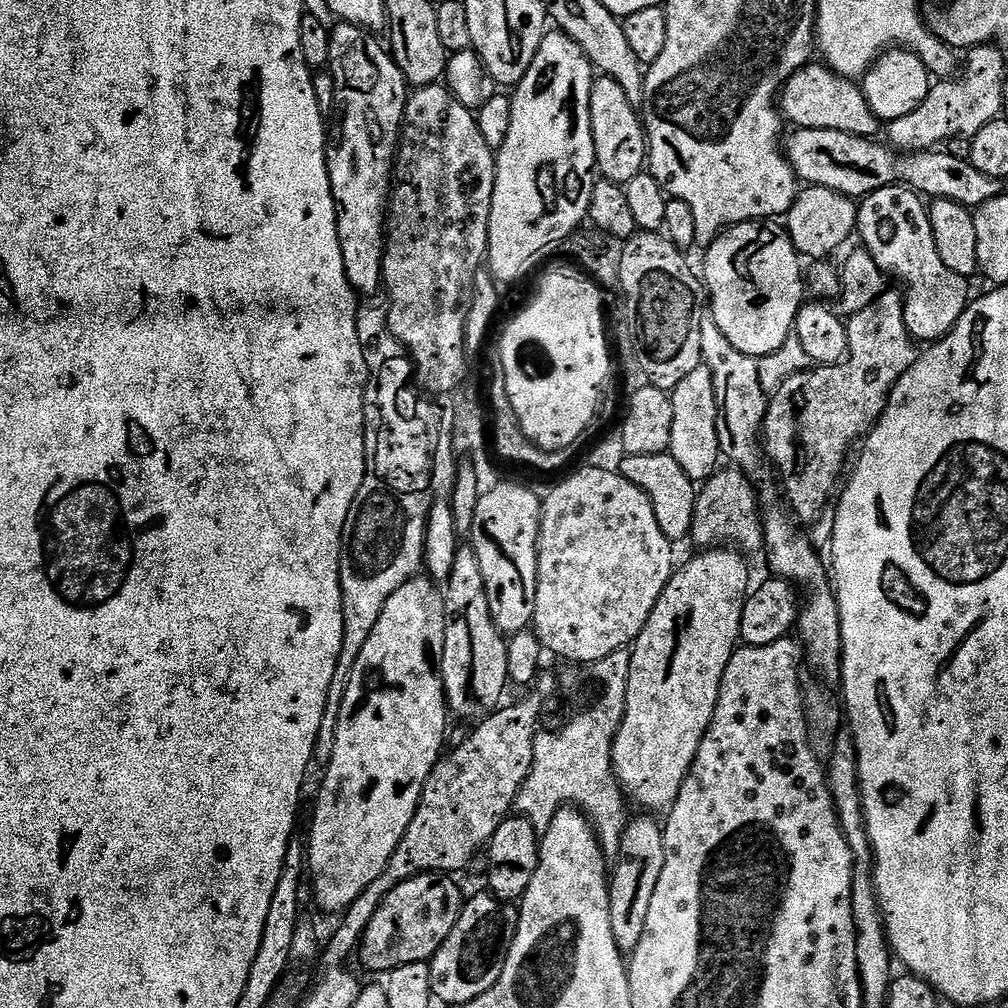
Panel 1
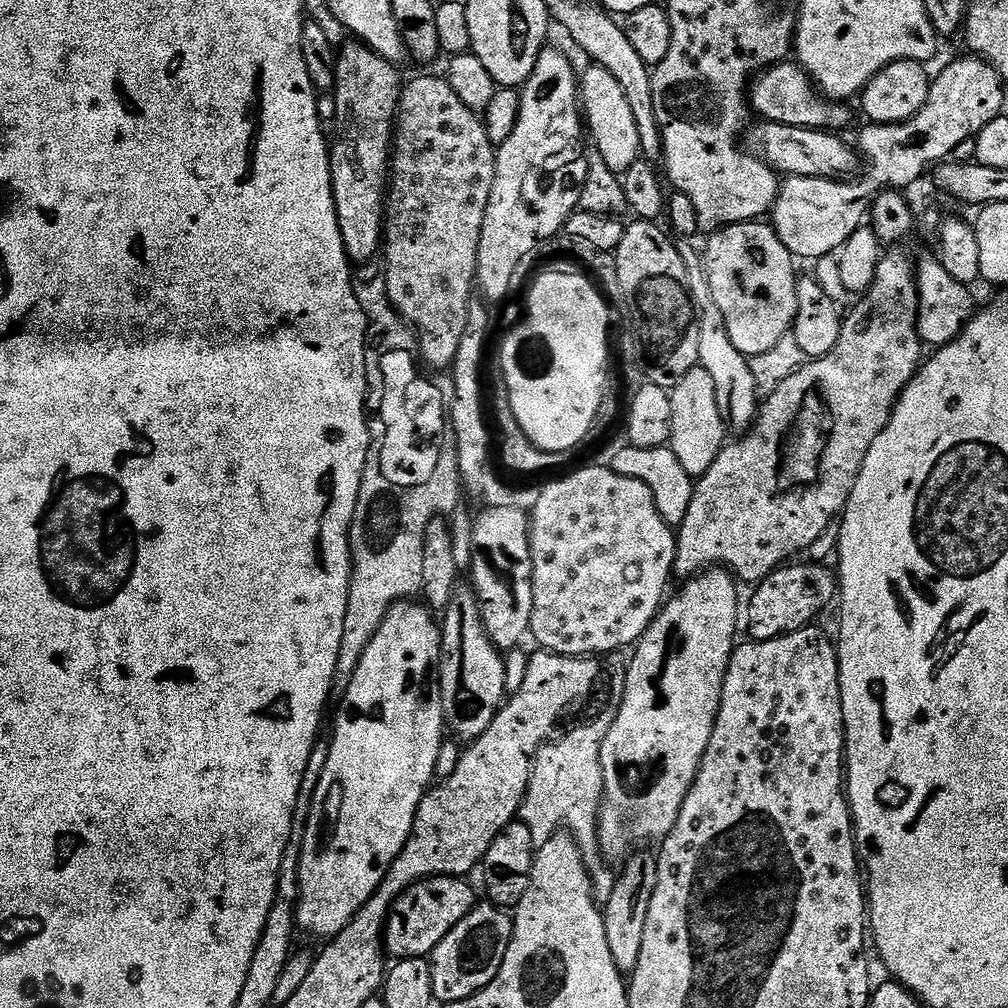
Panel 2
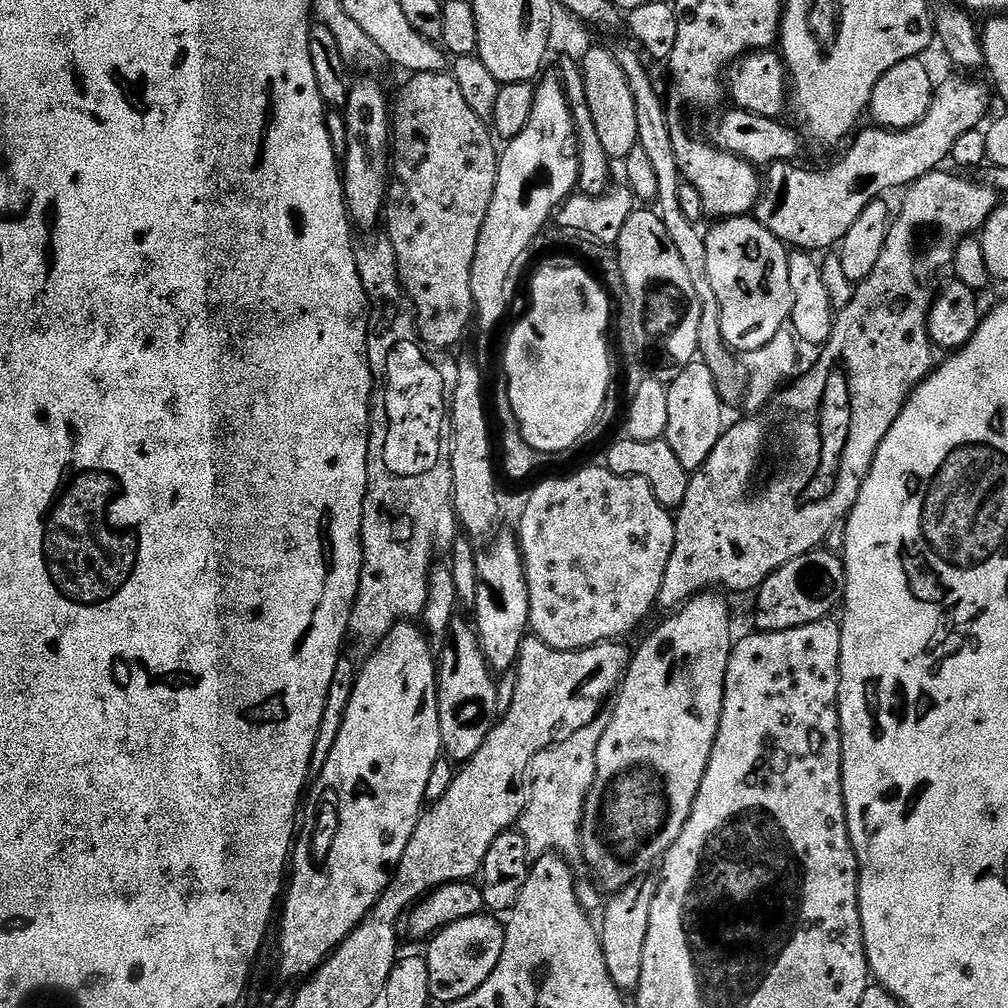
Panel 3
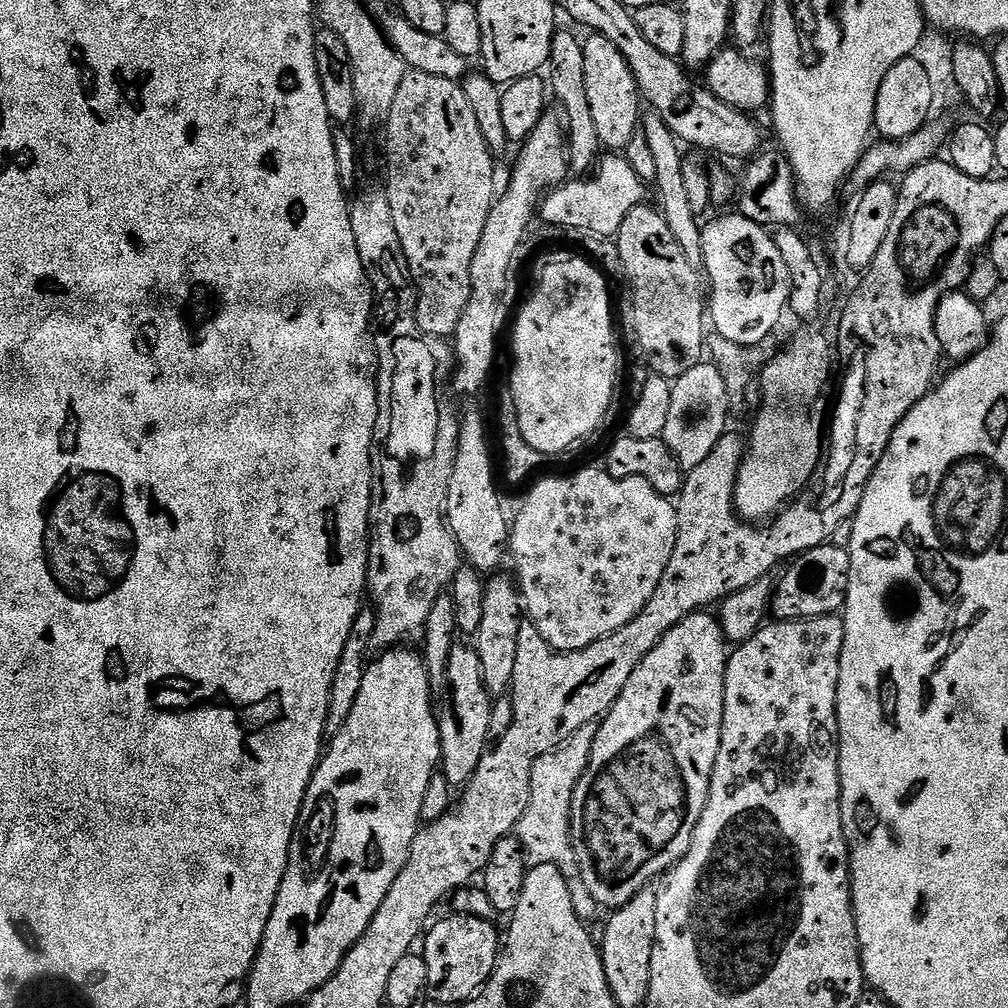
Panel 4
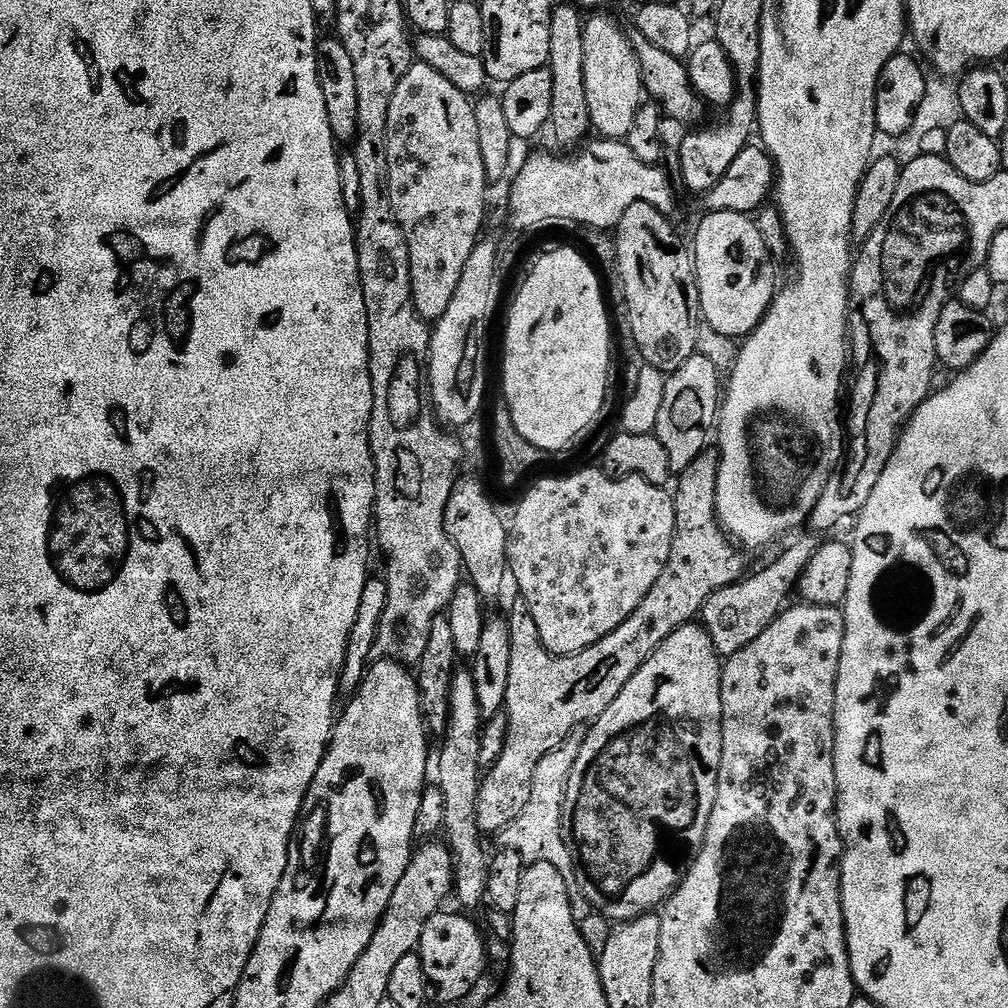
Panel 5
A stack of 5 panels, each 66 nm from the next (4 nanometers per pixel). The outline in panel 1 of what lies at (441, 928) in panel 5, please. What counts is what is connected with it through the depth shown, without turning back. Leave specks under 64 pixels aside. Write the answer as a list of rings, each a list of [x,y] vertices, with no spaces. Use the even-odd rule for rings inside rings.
[[[491,894],[476,896],[463,905],[460,917],[445,944],[430,961],[432,995],[444,1004],[467,1006],[490,990],[502,978],[510,946],[516,937],[518,912],[511,903],[501,902]]]

